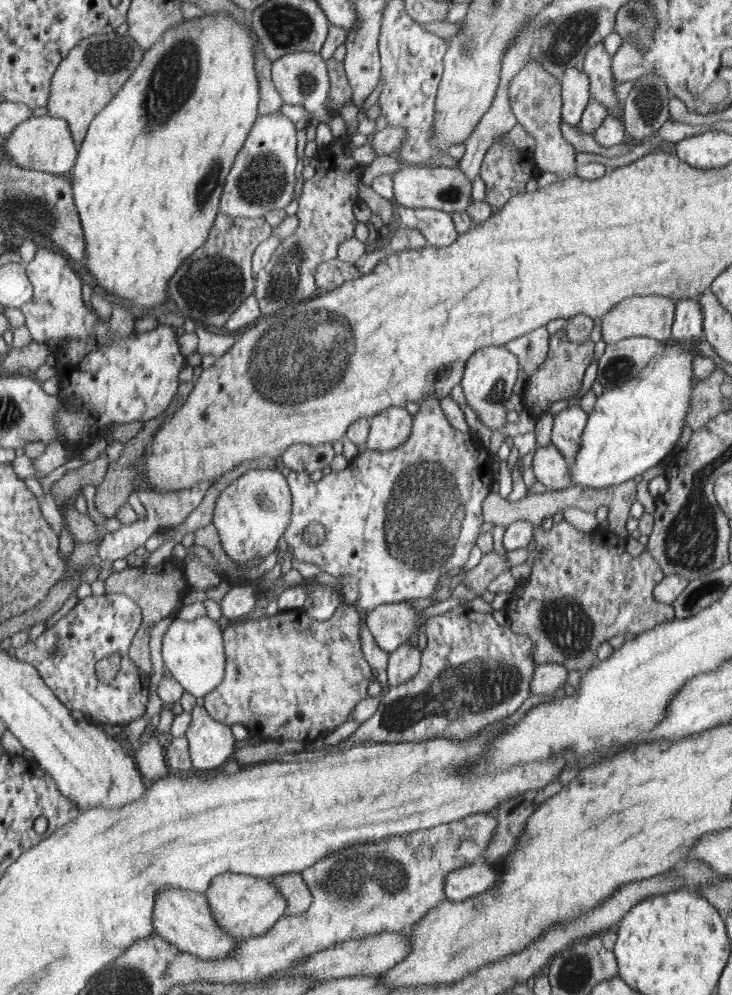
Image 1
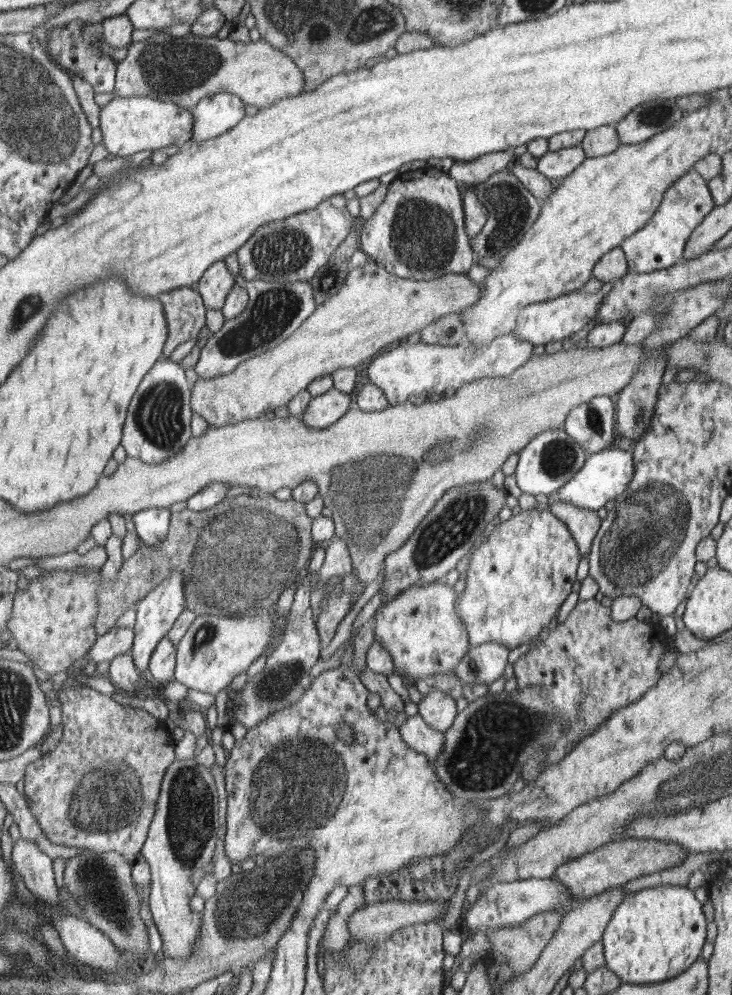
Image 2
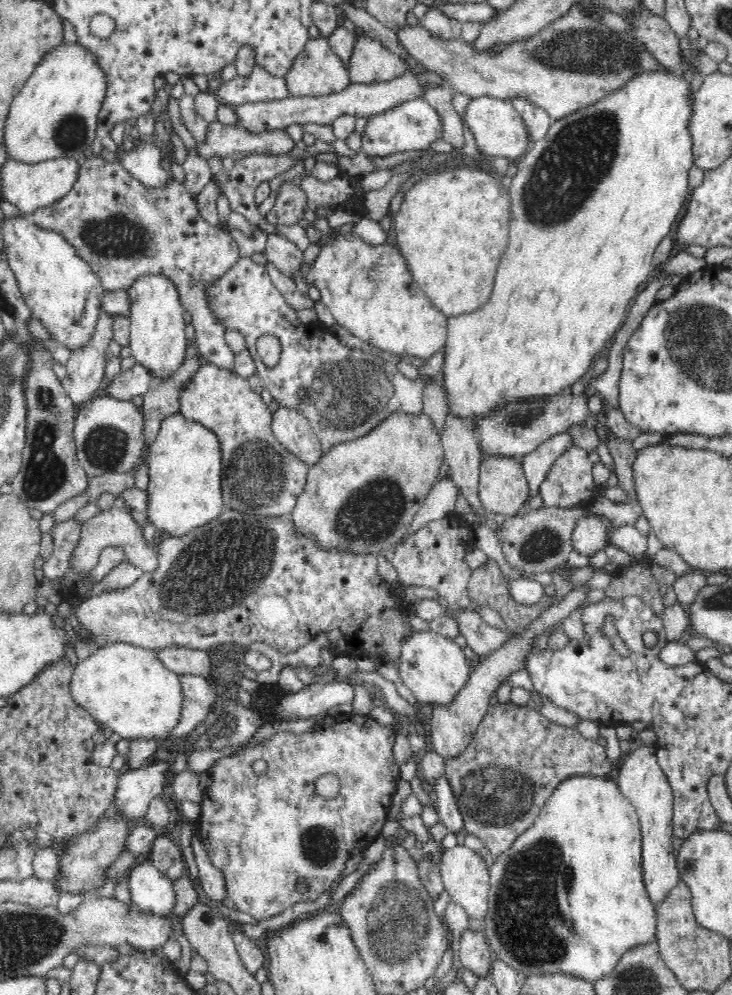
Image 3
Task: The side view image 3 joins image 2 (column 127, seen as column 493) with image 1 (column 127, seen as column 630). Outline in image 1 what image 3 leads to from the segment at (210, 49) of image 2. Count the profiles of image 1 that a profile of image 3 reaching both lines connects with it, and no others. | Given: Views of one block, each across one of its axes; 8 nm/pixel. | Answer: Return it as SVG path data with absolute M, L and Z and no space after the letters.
M105 33L96 35L94 38L86 38L82 40L76 48L70 50L68 56L62 60L60 66L53 74L51 82L51 94L47 104L47 115L54 118L64 118L69 123L74 142L80 148L82 141L85 140L89 126L93 122L93 118L112 102L114 96L126 85L130 76L137 70L137 66L141 64L145 56L145 49L138 46L138 43L130 39L126 33L119 36L117 33Z

